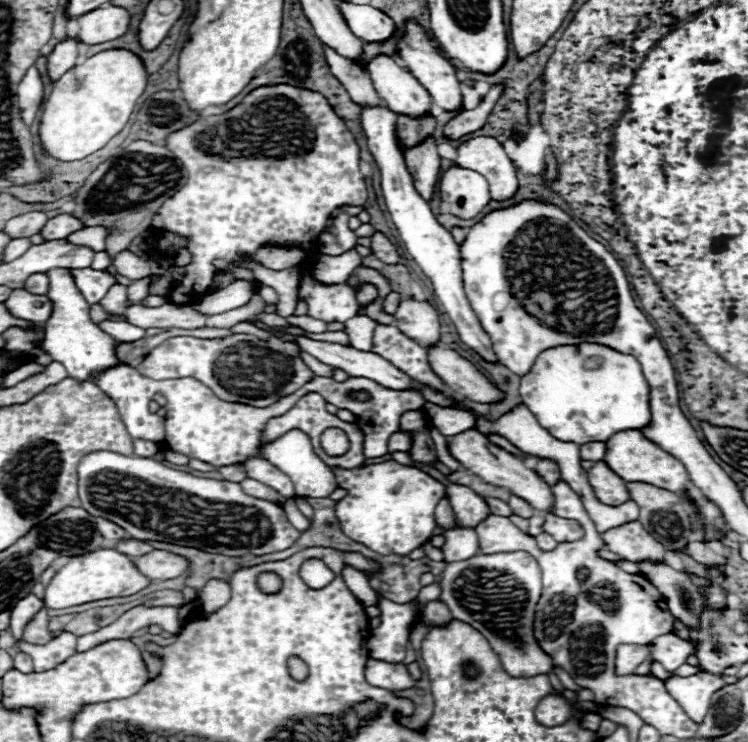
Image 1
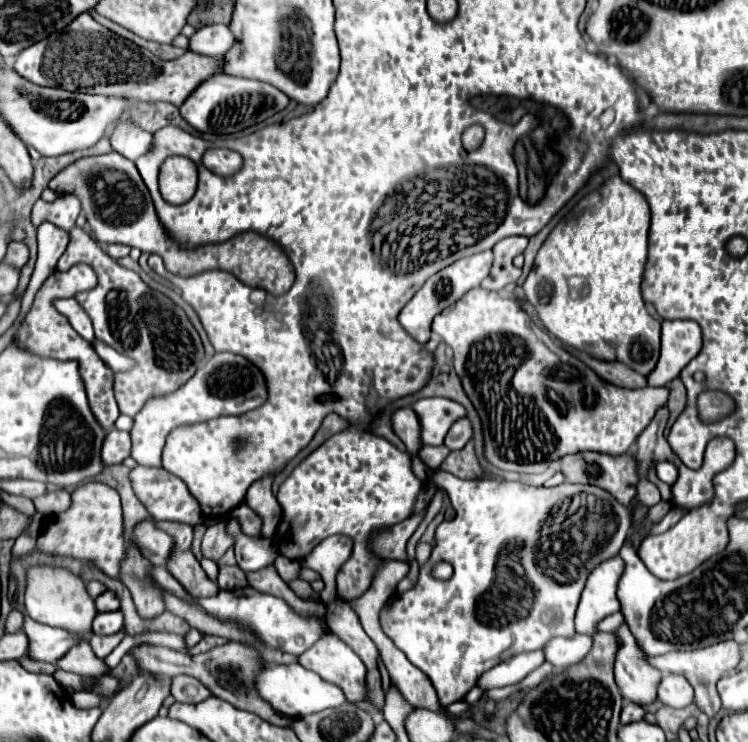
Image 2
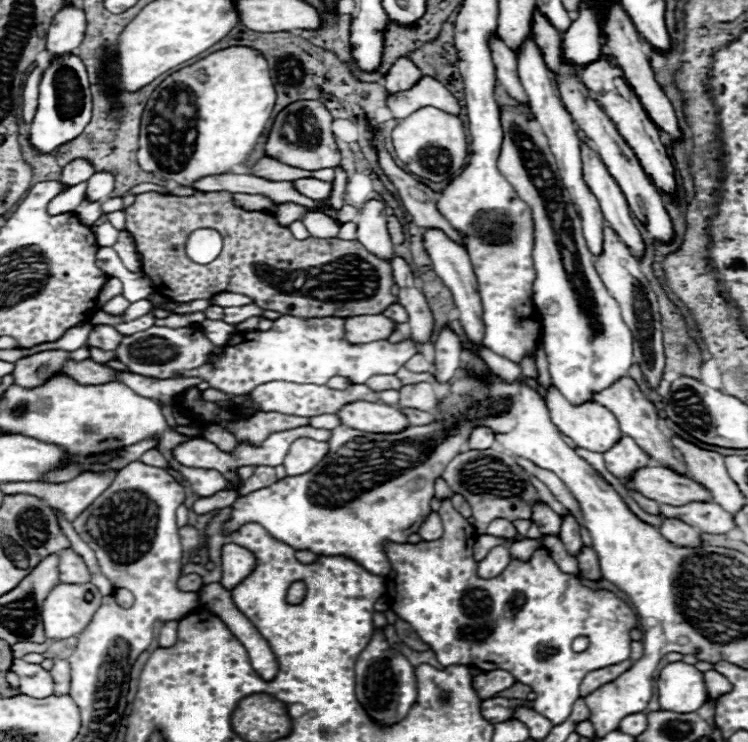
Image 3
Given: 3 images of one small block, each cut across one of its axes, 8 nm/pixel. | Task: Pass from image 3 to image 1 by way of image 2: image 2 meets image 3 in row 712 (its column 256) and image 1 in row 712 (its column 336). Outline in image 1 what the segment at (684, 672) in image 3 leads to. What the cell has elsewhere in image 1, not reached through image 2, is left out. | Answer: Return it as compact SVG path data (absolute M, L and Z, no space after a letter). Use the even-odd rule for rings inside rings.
M698 672L688 678L672 676L664 684L666 684L666 690L672 694L672 698L698 724L702 722L702 718L706 716L706 712L710 708L712 694L724 686L722 678L706 674L706 672Z

